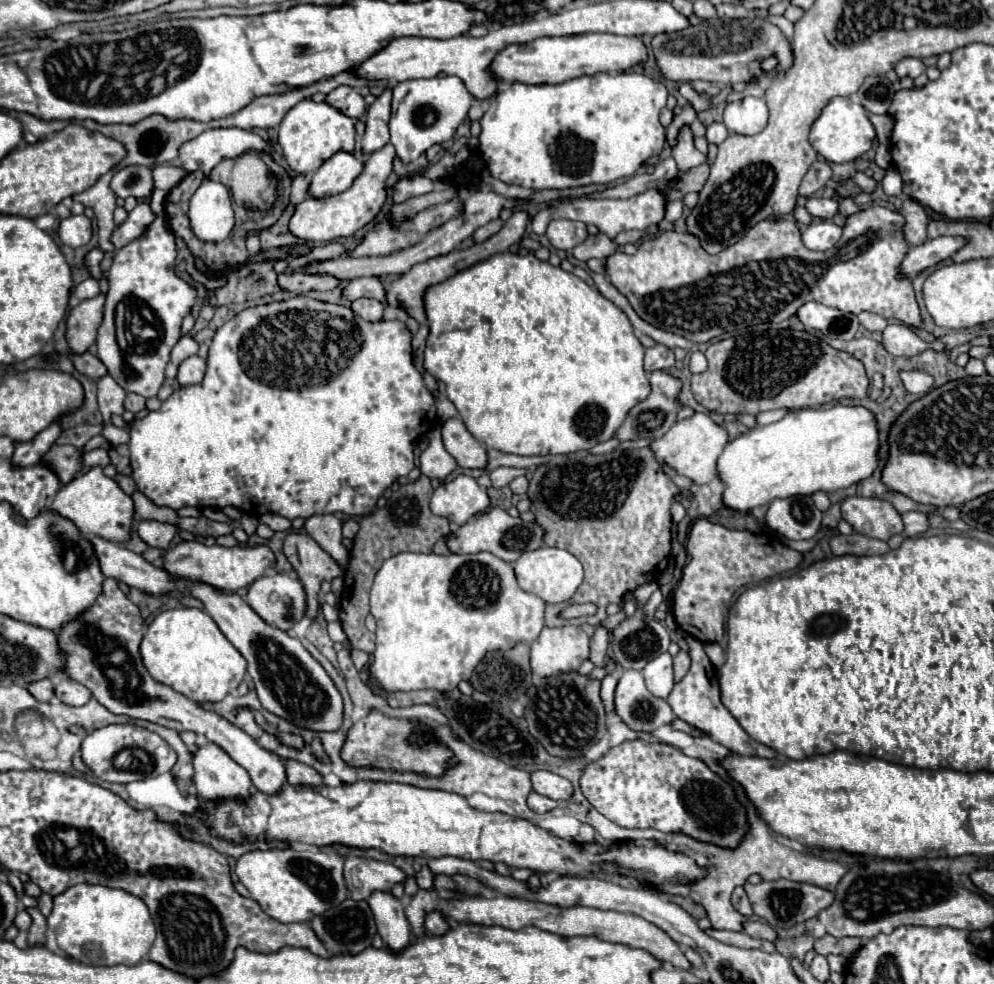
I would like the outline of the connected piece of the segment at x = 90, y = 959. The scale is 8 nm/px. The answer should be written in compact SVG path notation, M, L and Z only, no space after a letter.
M77 884L53 898L53 912L47 918L49 928L57 930L57 944L73 960L91 966L135 966L143 962L155 942L155 924L147 906L129 892Z

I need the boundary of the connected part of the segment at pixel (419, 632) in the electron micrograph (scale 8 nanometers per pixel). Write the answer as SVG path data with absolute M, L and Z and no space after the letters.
M489 552L479 554L397 554L383 562L371 588L371 614L377 620L377 648L369 678L385 692L411 690L455 690L459 682L469 680L479 660L493 650L511 650L517 642L533 642L543 628L545 602L517 586L513 566Z

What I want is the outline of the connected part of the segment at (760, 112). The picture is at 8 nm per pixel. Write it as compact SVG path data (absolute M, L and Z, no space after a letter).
M741 98L735 102L729 102L723 112L723 122L729 132L753 136L759 134L767 126L769 110L763 98Z

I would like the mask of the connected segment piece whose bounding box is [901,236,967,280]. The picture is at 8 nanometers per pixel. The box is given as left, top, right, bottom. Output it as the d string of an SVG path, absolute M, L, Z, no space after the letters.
M939 236L935 240L927 240L921 246L913 246L901 264L901 276L907 276L913 280L921 270L951 258L965 244L967 244L967 238L963 236Z

